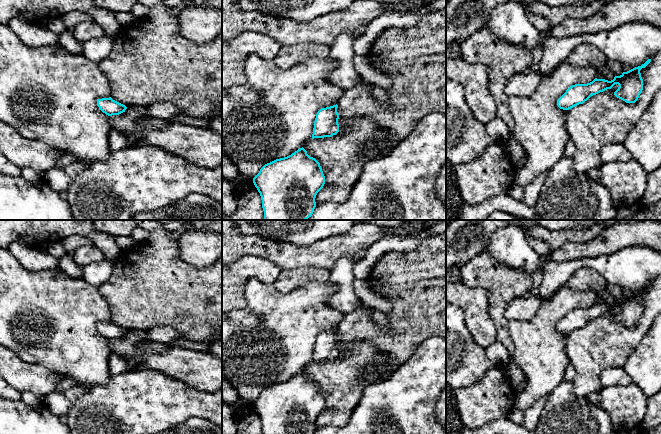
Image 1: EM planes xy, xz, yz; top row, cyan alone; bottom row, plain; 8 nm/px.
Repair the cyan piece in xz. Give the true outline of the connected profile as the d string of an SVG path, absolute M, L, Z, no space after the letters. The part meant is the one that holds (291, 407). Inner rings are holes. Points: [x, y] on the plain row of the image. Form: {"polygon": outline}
{"polygon": "M302 371L291 379L265 388L253 402L263 434L314 434L317 417L325 408L320 387Z"}

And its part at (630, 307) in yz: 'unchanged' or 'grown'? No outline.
unchanged

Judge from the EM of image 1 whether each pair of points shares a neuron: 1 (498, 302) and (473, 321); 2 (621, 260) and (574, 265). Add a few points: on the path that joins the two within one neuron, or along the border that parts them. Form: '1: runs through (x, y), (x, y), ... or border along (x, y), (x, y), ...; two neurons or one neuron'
1: border along (482, 287), (487, 292), (488, 313), (497, 332); two neurons
2: runs through (609, 263), (586, 263); one neuron

